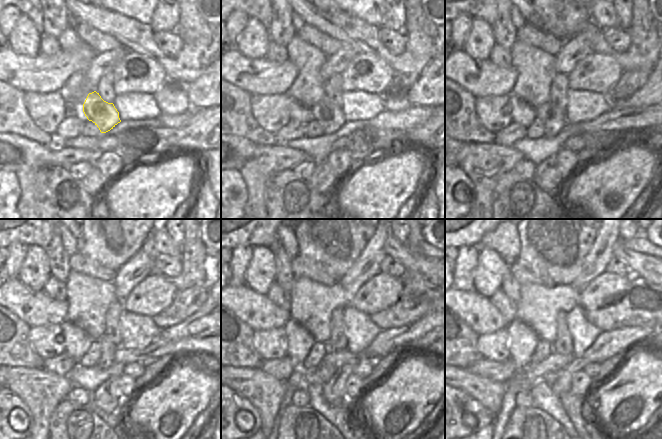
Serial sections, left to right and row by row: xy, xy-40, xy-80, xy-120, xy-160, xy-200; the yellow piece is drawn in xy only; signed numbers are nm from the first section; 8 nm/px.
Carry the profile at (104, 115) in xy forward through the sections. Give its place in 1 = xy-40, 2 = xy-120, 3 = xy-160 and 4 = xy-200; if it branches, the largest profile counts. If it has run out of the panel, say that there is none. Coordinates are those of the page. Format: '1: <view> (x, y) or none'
1: xy-40 (330, 116)
2: xy-120 (108, 349)
3: xy-160 (321, 374)
4: xy-200 (550, 378)

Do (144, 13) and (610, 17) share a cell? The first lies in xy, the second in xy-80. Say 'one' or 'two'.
one

